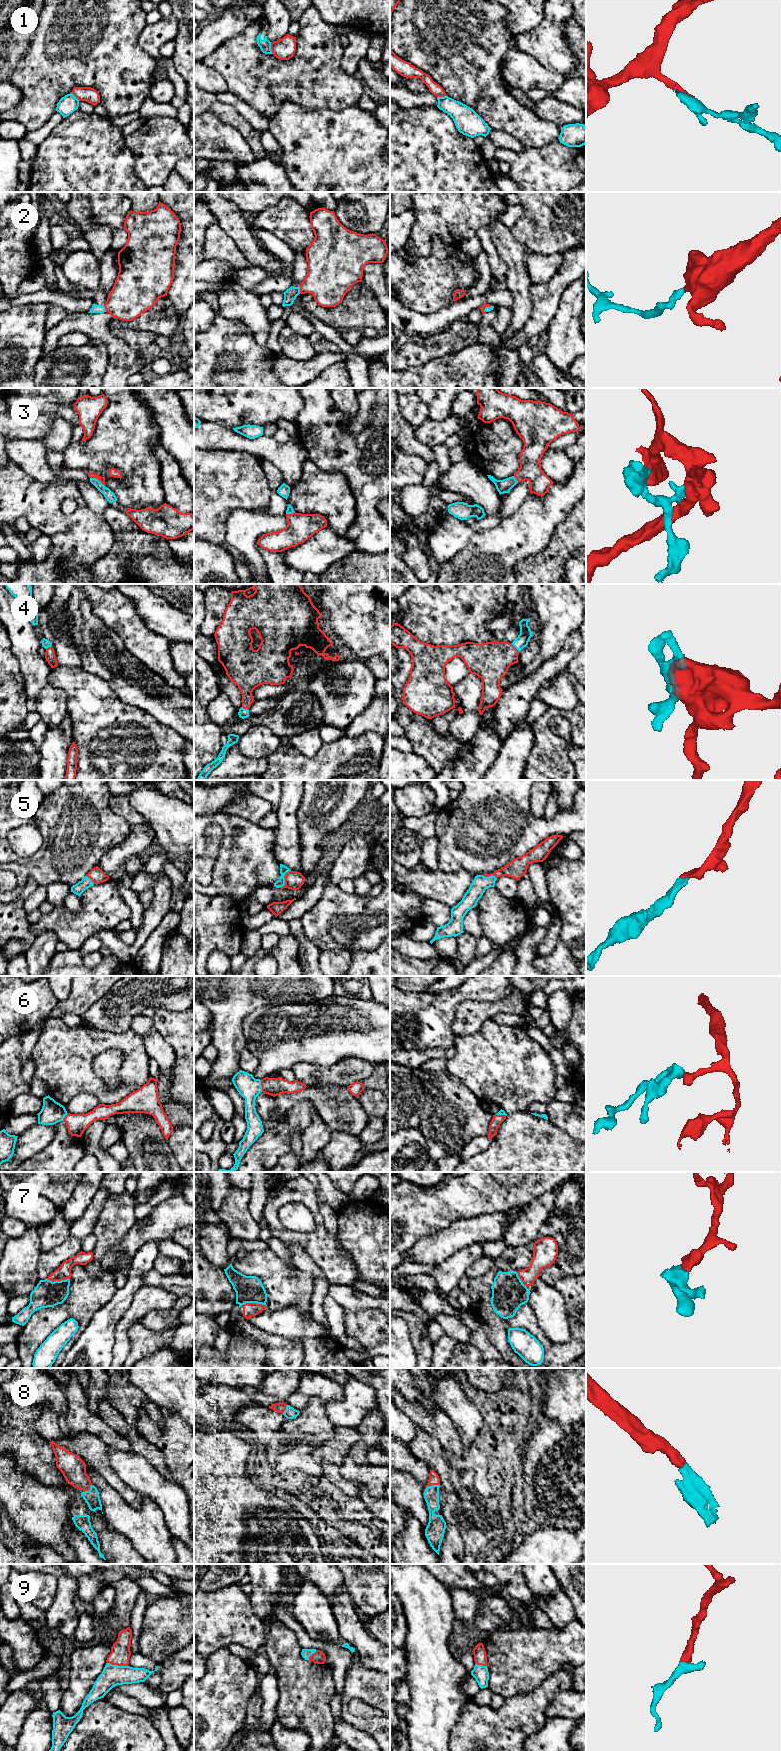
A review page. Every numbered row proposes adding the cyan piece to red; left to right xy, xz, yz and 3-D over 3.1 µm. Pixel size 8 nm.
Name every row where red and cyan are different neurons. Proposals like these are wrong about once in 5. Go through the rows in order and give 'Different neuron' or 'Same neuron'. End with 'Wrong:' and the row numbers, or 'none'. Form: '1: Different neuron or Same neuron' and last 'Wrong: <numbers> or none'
1: Different neuron
2: Same neuron
3: Same neuron
4: Same neuron
5: Same neuron
6: Same neuron
7: Same neuron
8: Same neuron
9: Same neuron
Wrong: 1

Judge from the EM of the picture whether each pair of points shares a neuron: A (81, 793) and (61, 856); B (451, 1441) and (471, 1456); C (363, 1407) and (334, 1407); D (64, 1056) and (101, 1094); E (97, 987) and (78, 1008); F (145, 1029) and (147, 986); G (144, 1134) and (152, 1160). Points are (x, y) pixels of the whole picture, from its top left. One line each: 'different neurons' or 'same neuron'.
A: same neuron
B: different neurons
C: same neuron
D: same neuron
E: same neuron
F: different neurons
G: same neuron

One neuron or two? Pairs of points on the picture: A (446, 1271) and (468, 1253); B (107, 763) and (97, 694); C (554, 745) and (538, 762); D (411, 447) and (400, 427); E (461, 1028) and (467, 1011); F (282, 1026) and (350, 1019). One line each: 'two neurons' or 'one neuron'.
A: one neuron
B: one neuron
C: one neuron
D: one neuron
E: one neuron
F: one neuron

